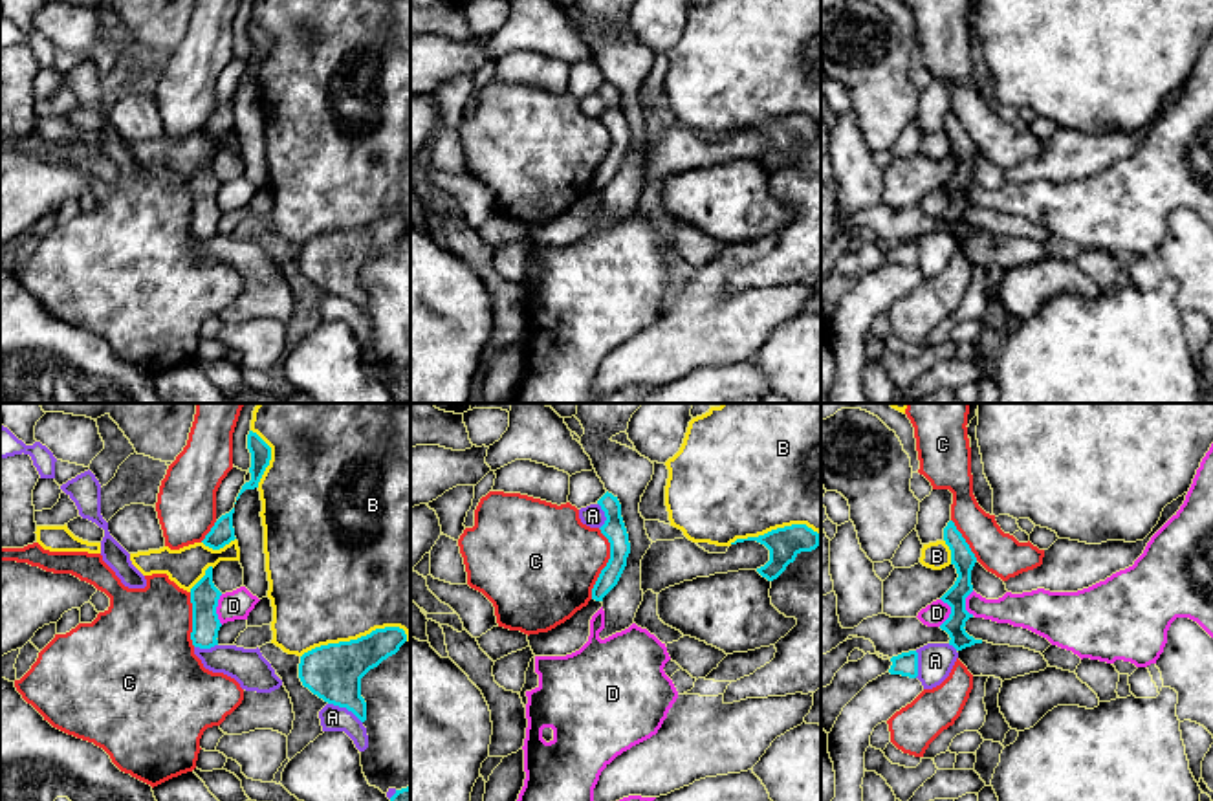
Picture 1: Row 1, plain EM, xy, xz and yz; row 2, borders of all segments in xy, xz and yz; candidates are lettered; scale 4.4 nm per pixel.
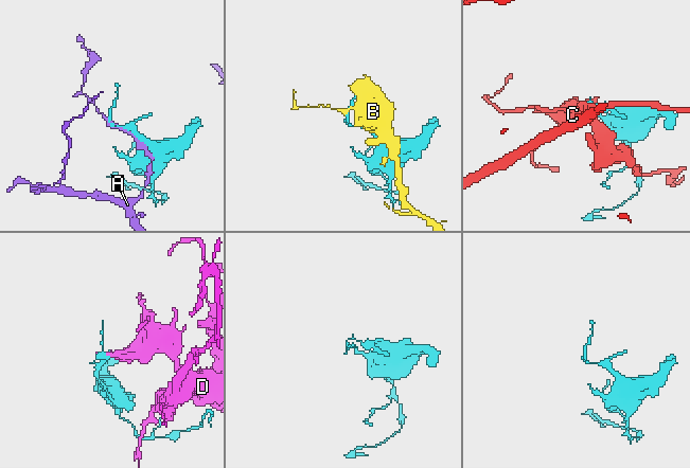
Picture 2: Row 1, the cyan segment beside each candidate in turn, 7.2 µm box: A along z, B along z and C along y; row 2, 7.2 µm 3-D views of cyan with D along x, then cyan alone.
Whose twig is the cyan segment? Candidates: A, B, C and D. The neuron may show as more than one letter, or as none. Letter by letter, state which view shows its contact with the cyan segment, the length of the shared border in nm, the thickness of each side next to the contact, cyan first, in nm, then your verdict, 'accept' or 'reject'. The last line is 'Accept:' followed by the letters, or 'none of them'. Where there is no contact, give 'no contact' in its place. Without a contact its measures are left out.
A: meets cyan in xy; contact 180 nm long; 240 nm thick on the cyan side, 110 nm on the other; reject
B: meets cyan in xy; contact 480 nm long; 240 nm thick on the cyan side, 480 nm on the other; reject
C: meets cyan in xz; contact 320 nm long; 100 nm thick on the cyan side, 440 nm on the other; reject
D: meets cyan in xy; contact 140 nm long; 130 nm thick on the cyan side, 130 nm on the other; reject
Accept: none of them

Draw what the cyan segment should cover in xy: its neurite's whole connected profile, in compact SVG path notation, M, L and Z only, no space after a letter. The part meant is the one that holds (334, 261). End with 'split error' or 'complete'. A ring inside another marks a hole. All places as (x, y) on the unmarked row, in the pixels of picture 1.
M385 216L357 229L315 236L301 246L299 268L319 288L346 297L365 312L366 291L361 286L361 268L396 244L405 231L403 218Z | complete

